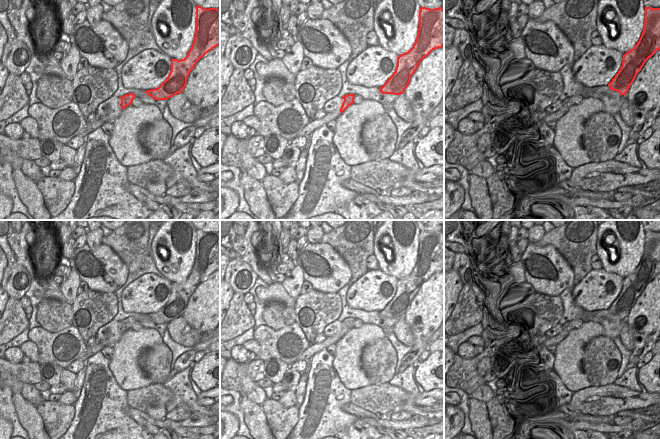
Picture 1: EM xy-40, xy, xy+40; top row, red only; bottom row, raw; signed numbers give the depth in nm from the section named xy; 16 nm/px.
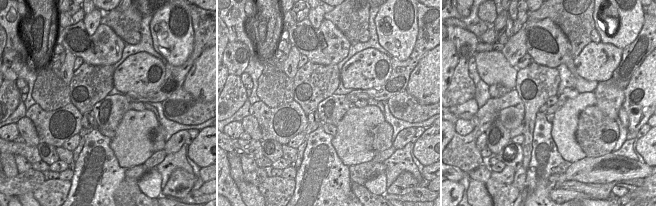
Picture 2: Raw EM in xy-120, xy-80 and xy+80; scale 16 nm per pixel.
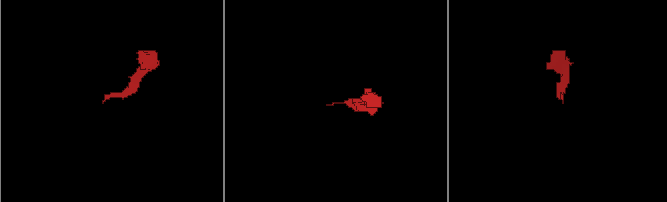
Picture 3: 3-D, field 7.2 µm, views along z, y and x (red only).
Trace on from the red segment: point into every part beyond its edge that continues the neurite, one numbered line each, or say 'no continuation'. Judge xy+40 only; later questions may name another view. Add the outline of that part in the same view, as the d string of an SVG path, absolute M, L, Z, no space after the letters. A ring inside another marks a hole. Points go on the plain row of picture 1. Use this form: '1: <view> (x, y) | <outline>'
no continuation

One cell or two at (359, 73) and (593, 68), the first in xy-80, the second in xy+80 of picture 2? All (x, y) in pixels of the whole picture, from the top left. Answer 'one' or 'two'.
one

